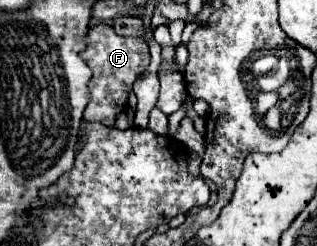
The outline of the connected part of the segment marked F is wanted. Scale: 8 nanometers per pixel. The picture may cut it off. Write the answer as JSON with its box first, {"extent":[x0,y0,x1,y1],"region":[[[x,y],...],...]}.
{"extent":[82,24,150,126],"region":[[[108,24],[92,26],[86,36],[86,44],[88,44],[88,48],[82,52],[82,58],[86,60],[86,64],[90,64],[94,74],[92,74],[92,80],[88,82],[92,98],[84,110],[84,120],[114,126],[116,116],[124,110],[130,86],[150,64],[148,44],[140,38],[118,36],[114,32],[114,28]]]}

